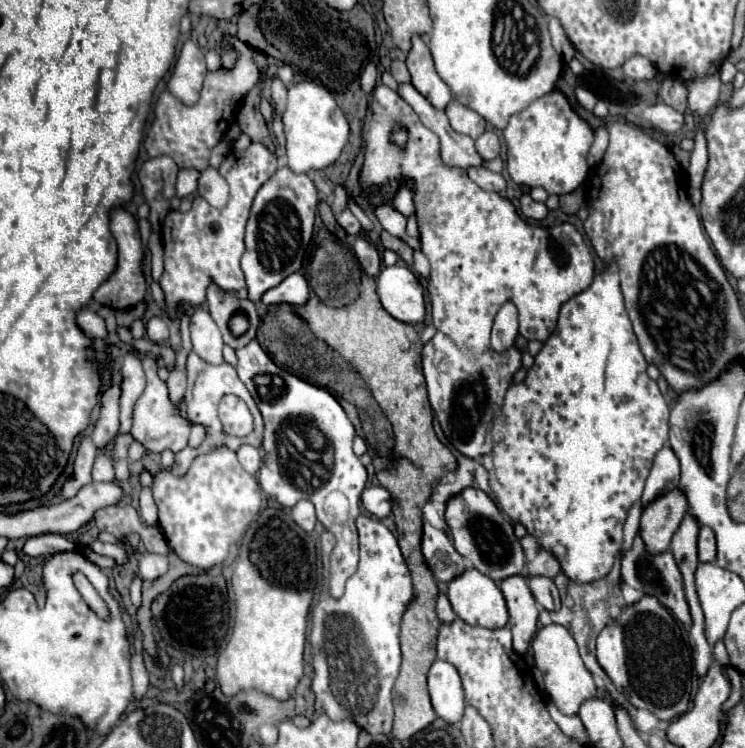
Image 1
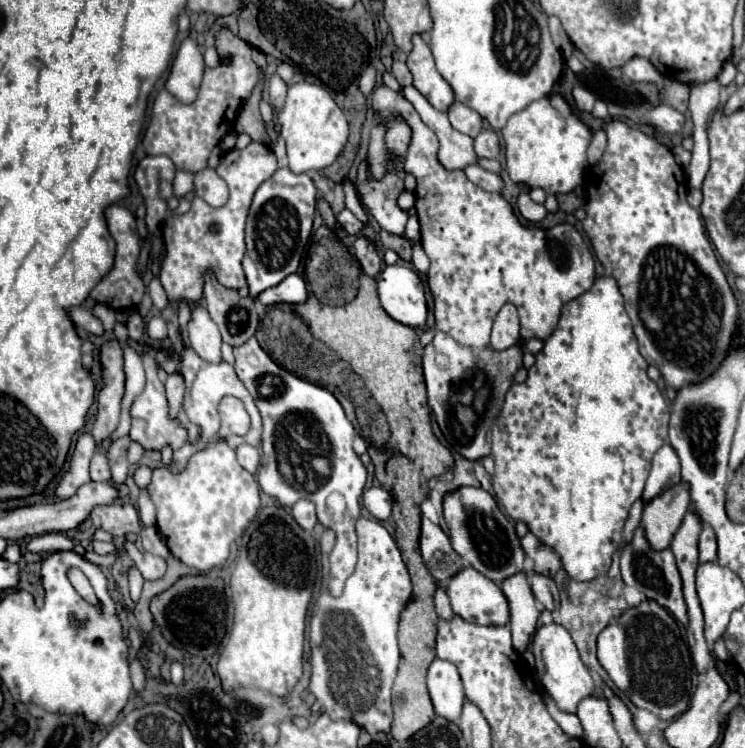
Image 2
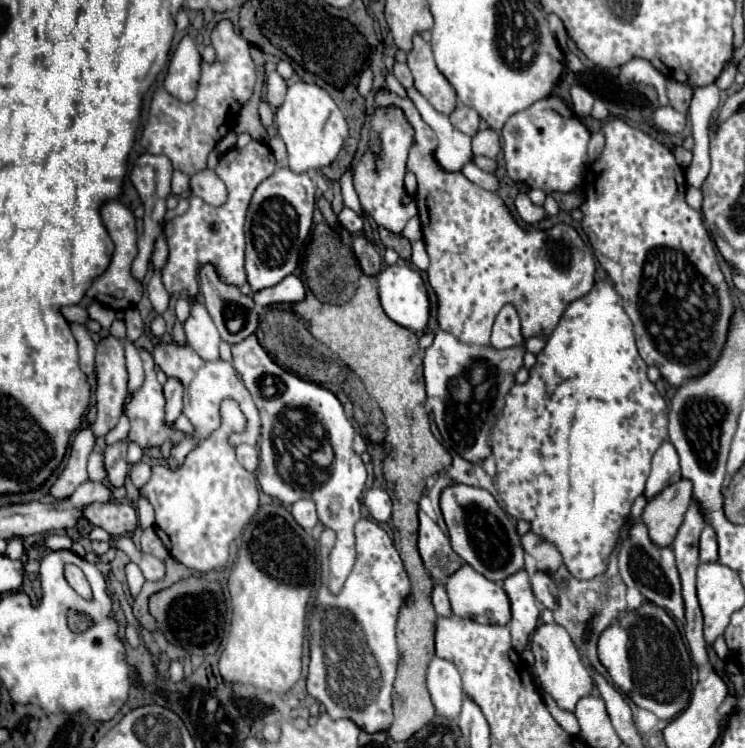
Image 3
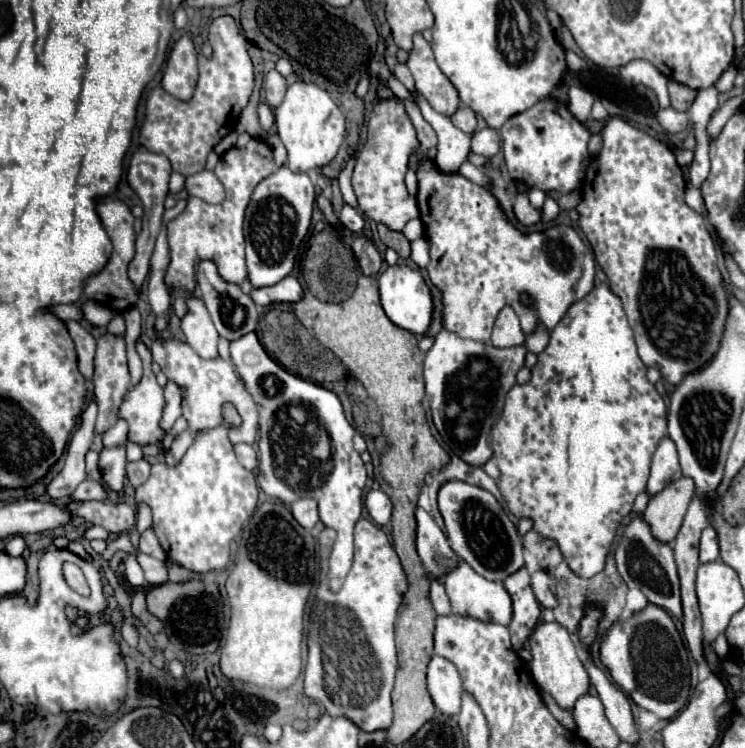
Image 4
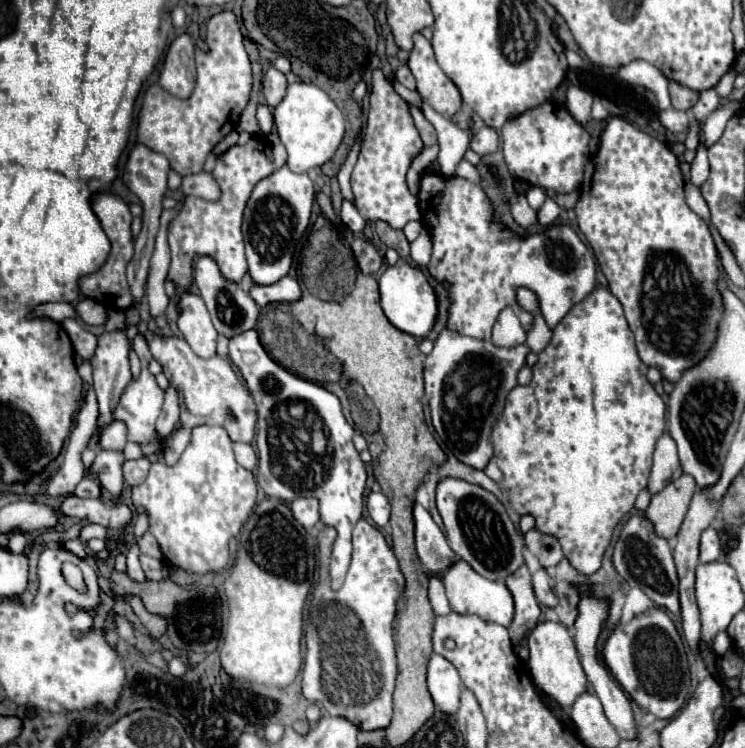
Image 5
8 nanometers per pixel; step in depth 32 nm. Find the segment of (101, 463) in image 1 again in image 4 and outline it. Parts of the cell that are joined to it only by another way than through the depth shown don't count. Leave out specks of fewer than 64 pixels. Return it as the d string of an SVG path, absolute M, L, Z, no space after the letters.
M90 450L90 452L86 454L86 470L88 470L88 476L90 476L92 480L102 480L102 472L100 472L100 468L98 468L98 452Z

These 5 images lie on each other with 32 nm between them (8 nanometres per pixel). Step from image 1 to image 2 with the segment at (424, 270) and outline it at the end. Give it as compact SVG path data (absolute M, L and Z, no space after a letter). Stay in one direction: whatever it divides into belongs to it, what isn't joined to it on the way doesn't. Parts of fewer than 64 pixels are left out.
M418 244L418 246L414 246L414 258L412 258L412 264L414 264L416 272L420 272L420 274L426 274L426 272L428 272L428 268L430 268L428 256L424 254L424 250L422 250L422 246L420 246L420 244Z

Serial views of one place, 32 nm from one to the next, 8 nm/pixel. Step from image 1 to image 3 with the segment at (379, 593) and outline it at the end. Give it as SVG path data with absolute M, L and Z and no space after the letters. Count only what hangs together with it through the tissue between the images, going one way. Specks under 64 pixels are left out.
M360 518L356 526L356 546L358 560L348 576L342 592L338 596L330 594L326 586L320 588L312 616L310 616L310 670L308 670L308 694L314 696L328 716L350 718L362 730L388 732L392 724L392 682L398 666L398 648L396 648L396 620L398 610L408 598L410 580L396 552L396 546L388 532L380 528L380 524L371 518Z

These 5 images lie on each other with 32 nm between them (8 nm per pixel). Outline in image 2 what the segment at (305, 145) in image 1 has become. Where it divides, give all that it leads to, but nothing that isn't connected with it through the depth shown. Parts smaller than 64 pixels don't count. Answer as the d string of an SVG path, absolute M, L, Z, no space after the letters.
M302 81L288 86L286 106L278 114L278 122L282 126L282 138L286 140L290 170L296 174L330 166L348 140L348 122L342 110L322 86L310 82Z

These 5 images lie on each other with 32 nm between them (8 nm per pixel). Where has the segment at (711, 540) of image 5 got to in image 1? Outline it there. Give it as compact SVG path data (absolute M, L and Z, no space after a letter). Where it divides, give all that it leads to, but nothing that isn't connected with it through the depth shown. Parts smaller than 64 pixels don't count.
M702 526L698 536L698 560L700 562L714 562L716 560L716 538L712 528Z

